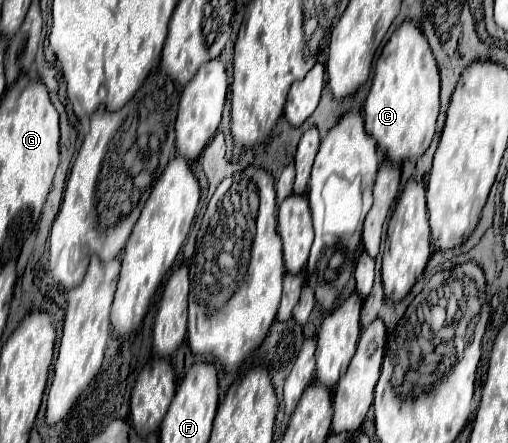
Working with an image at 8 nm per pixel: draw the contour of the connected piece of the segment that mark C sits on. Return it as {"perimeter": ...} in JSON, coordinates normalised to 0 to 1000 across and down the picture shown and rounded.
{"perimeter":[[[799,45],[752,108],[752,122],[748,122],[740,149],[744,149],[744,163],[736,167],[732,199],[728,199],[720,235],[717,235],[720,298],[740,316],[740,325],[756,339],[756,348],[768,366],[787,370],[791,361],[827,357],[843,339],[843,330],[854,312],[858,271],[862,271],[862,253],[866,253],[866,167],[862,167],[862,149],[858,149],[854,122],[846,113],[846,99],[843,99],[839,81],[831,77],[831,68],[819,54],[811,54],[807,45]]]}

